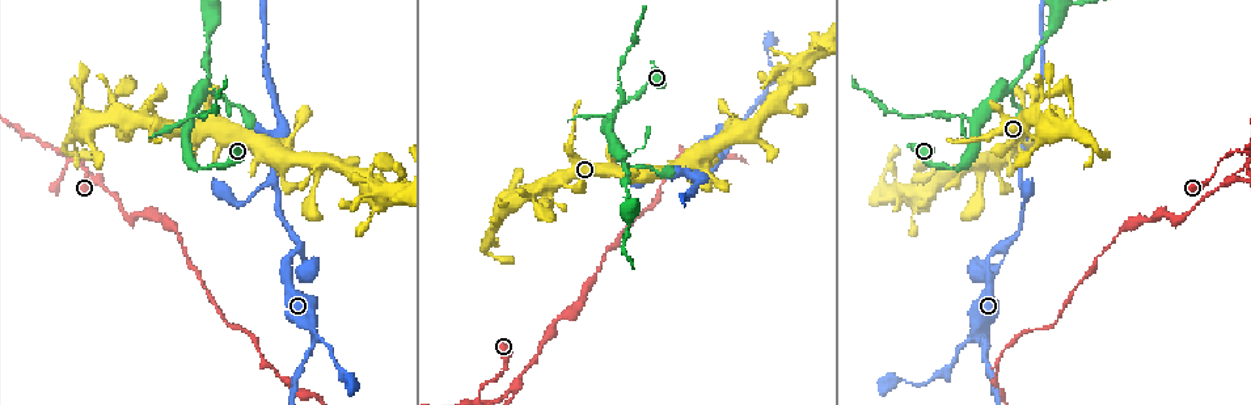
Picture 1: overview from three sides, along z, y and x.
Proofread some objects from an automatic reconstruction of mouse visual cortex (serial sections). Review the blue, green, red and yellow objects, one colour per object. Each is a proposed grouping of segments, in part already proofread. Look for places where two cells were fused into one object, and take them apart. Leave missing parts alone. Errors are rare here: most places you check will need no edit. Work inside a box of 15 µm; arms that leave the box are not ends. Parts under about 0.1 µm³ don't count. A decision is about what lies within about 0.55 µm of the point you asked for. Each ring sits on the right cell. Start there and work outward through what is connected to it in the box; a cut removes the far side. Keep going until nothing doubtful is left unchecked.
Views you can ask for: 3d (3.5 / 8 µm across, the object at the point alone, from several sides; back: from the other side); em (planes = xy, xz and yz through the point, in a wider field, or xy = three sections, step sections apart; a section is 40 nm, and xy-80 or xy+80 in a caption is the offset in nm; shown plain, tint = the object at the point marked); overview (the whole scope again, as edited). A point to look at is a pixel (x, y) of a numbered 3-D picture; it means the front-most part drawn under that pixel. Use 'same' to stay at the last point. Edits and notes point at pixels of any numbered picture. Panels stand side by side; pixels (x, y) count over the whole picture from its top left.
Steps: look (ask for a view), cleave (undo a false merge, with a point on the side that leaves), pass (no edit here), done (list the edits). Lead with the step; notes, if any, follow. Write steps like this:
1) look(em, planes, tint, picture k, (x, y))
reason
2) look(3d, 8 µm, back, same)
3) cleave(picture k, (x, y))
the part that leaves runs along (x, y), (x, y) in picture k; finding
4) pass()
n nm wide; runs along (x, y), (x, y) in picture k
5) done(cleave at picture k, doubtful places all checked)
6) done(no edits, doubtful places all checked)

look(3d, 3.5 µm, back, picture 1, (190, 121))
arms part here

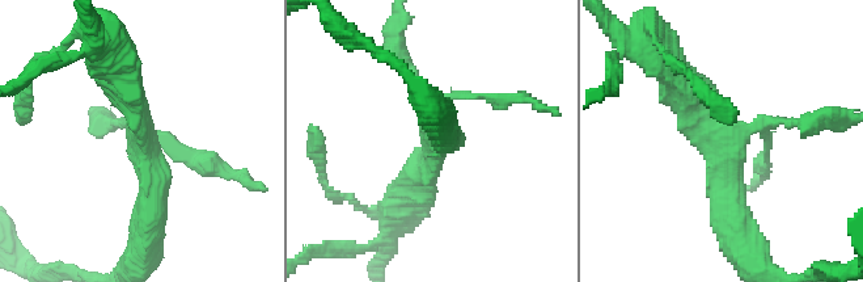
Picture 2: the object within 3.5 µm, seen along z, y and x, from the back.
look(em, xy, step 2, tint, picture 2, (724, 133))
now the EM

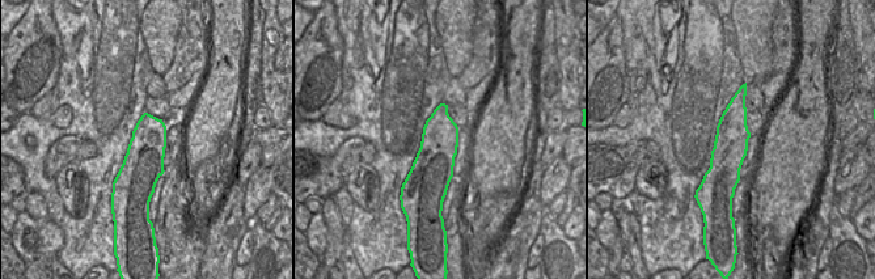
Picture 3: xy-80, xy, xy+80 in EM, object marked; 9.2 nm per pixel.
cleave(picture 2, (180, 154))
the part that leaves runs along (751, 130), (761, 122), (851, 118) in picture 2; two cells meet here

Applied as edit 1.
look(3d, 8 µm, back, picture 1, (1018, 185))
a fork

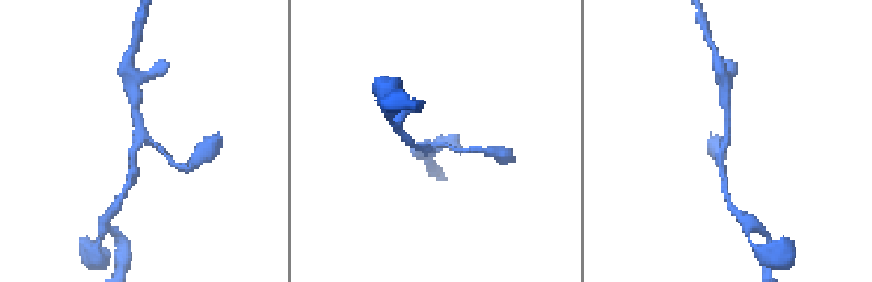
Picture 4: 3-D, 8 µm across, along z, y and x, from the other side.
look(3d, 3.5 µm, picture 4, (139, 140))
zoom in

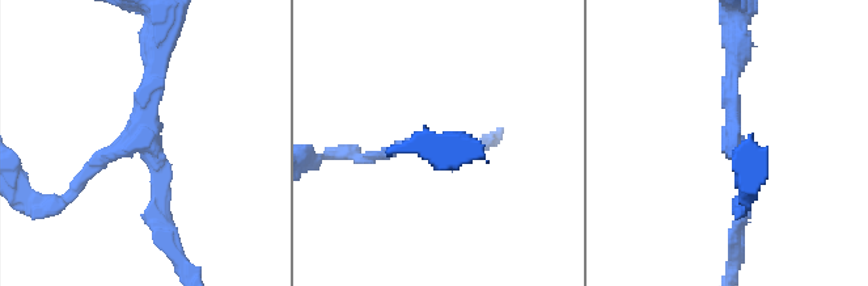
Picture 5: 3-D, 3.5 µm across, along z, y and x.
pass()
runs along (159, 223), (147, 150), (155, 54) in picture 5; all the same cell

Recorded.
look(overview)

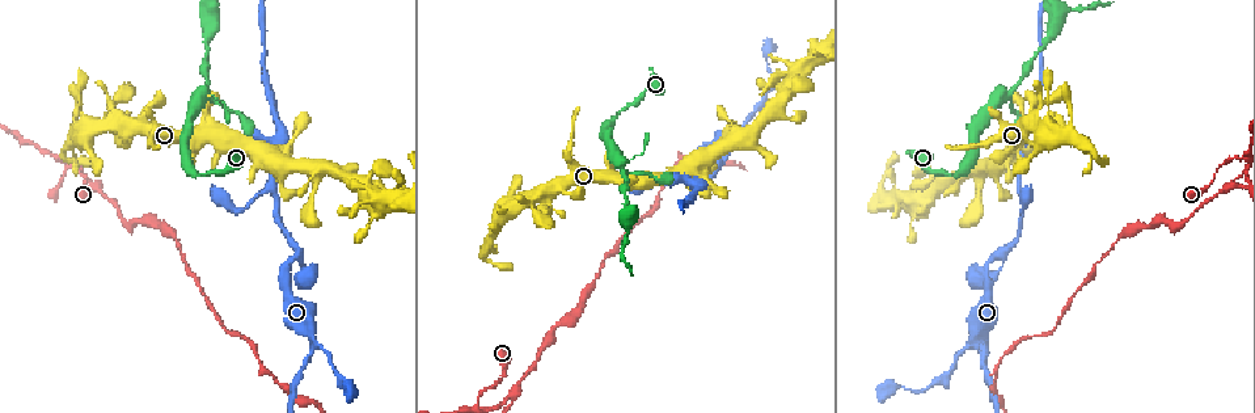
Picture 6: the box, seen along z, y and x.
look(3d, 3.5 µm, back, picture 6, (1231, 184))
branch point

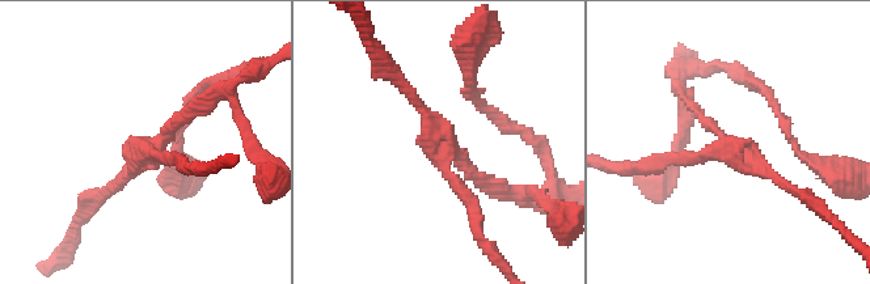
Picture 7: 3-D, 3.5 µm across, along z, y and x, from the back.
look(em, xy, step 5, tint, picture 7, (152, 148))
3 arms; arms of 150, 150, 150 nm; now the EM

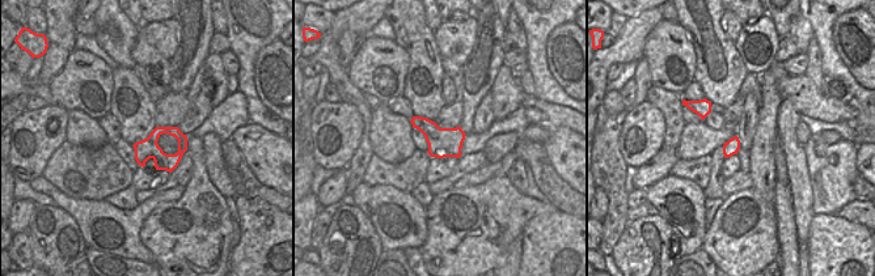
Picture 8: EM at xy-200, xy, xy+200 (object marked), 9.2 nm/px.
pass()
all the same cell

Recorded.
done(cleave at picture 2, doubtful places all checked)

